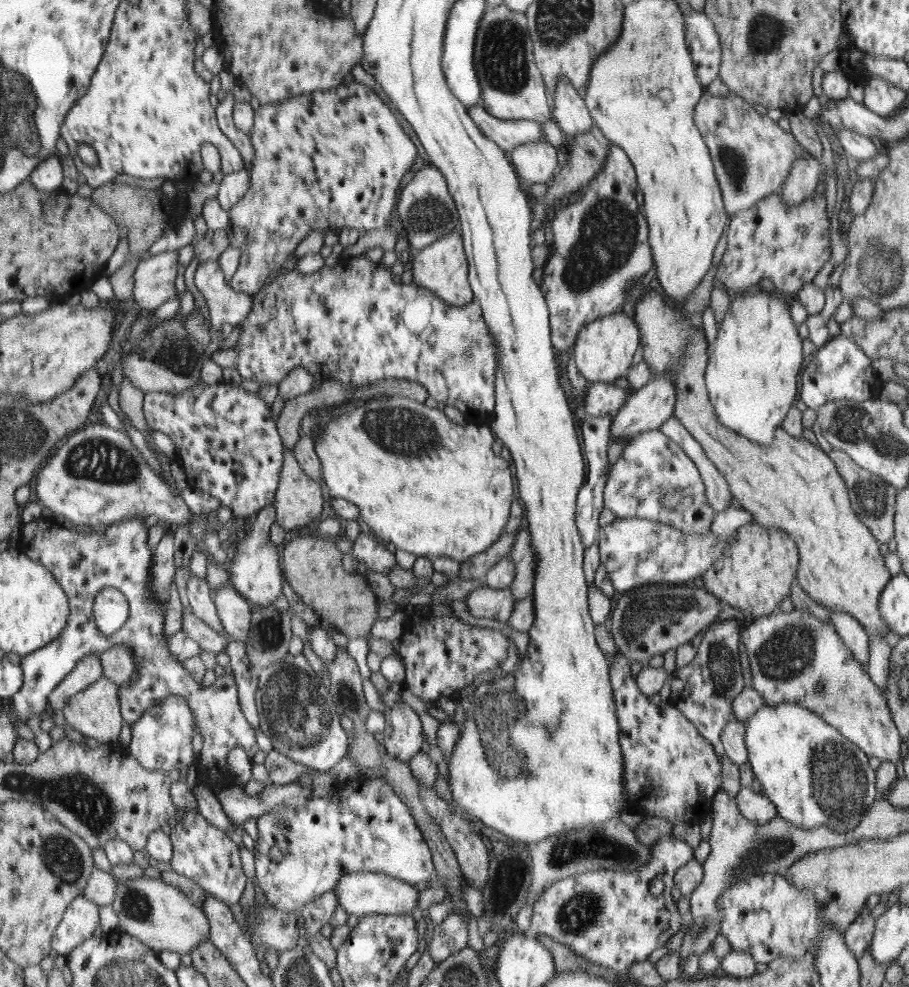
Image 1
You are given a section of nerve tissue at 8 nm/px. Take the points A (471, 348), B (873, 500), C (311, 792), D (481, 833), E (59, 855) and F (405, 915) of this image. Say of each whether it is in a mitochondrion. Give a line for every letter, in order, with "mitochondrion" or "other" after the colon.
A: mitochondrion
B: mitochondrion
C: other
D: other
E: mitochondrion
F: other

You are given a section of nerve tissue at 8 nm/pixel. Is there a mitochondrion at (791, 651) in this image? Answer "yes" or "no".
yes

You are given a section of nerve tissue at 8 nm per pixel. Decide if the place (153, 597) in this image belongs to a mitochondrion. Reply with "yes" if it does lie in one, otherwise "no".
no

